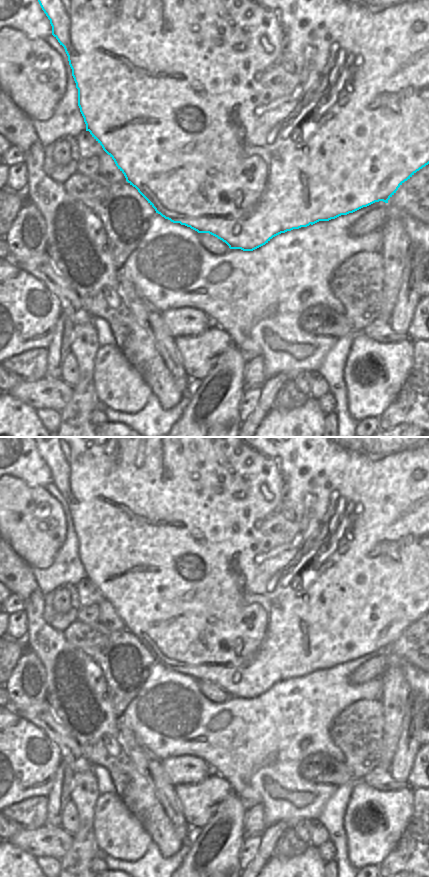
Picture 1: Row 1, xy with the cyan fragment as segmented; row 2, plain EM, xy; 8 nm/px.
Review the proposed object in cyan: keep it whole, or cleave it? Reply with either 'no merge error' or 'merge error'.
no merge error

